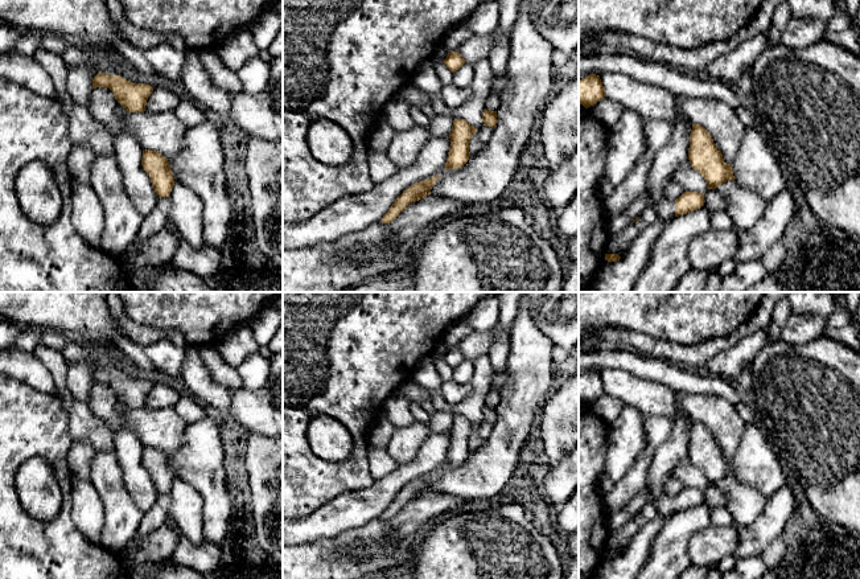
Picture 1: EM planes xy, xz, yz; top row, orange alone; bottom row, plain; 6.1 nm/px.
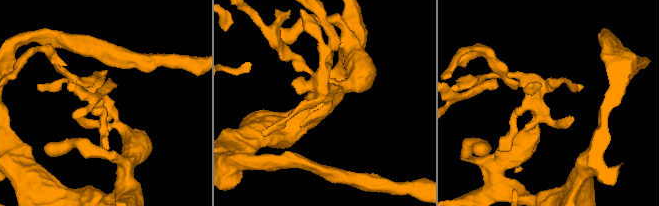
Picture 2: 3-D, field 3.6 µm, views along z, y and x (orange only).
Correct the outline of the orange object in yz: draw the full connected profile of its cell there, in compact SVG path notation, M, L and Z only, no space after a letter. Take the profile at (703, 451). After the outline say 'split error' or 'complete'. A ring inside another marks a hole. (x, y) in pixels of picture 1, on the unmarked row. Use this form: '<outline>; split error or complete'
M692 420L688 456L691 463L704 473L708 485L716 485L729 476L735 477L732 461L724 457L712 432L700 420Z; complete

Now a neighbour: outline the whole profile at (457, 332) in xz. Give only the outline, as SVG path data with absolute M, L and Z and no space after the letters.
M461 320L456 324L453 324L445 334L441 337L441 341L450 349L450 348L458 348L461 341L472 333L474 329L465 321Z

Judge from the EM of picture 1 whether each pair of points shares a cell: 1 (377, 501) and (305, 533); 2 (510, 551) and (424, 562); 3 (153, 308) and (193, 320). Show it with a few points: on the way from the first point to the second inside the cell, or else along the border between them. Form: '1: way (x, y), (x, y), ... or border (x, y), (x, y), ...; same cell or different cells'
1: way (359, 508), (345, 512), (322, 524); same cell
2: way (489, 562), (445, 562); same cell
3: way (163, 308), (181, 308), (184, 311); same cell

